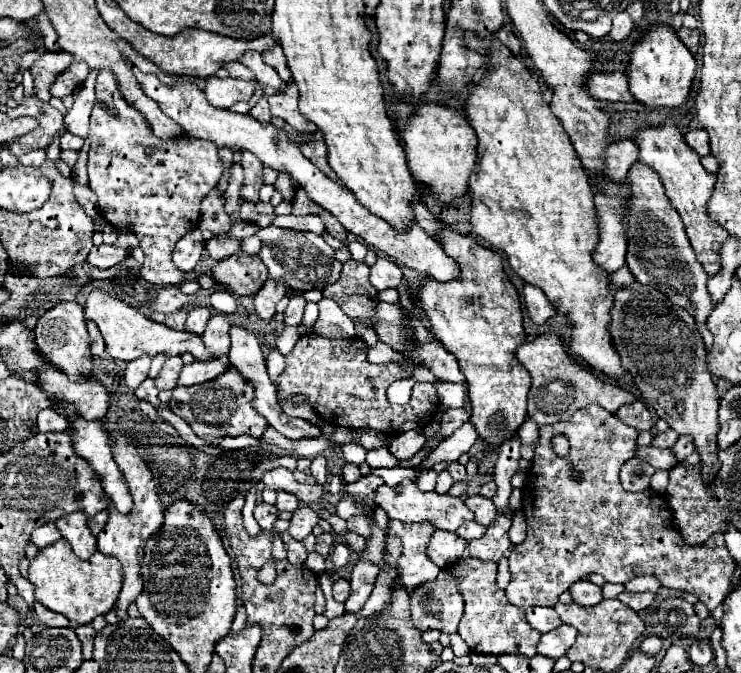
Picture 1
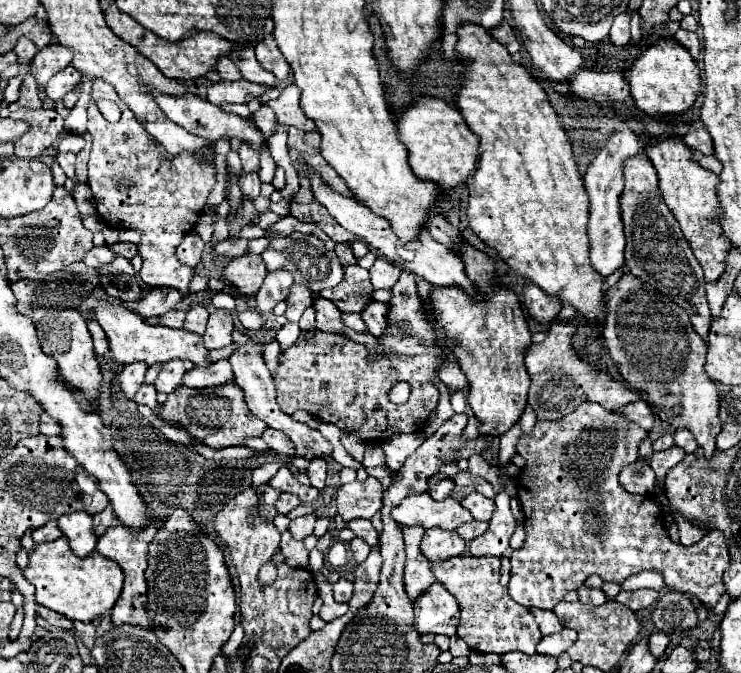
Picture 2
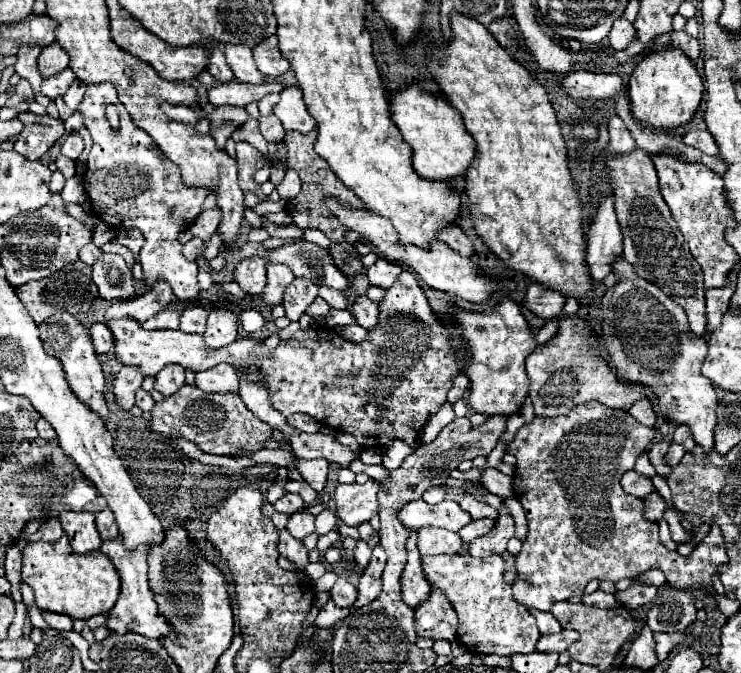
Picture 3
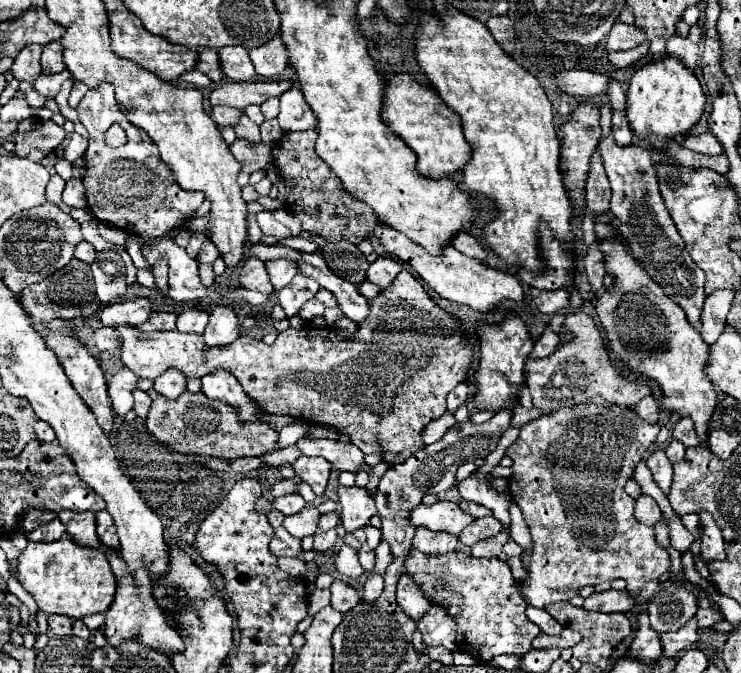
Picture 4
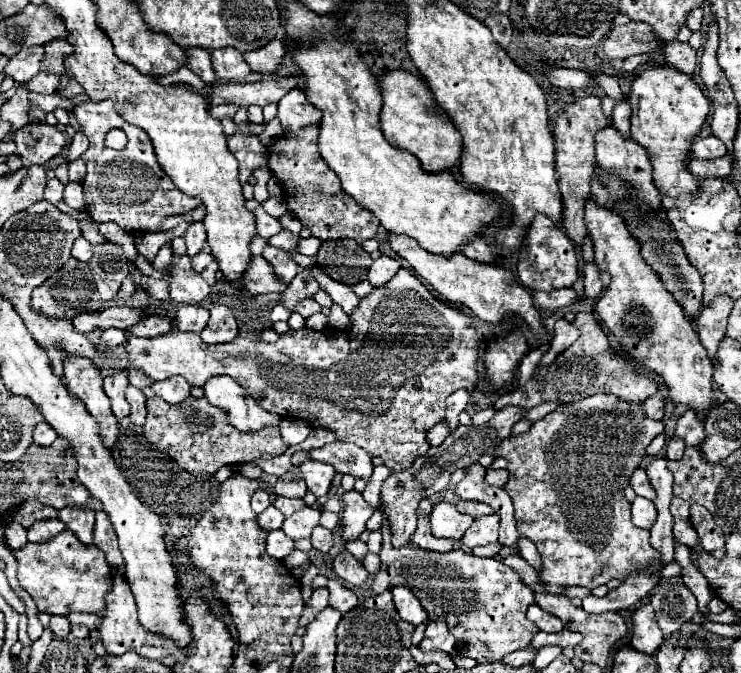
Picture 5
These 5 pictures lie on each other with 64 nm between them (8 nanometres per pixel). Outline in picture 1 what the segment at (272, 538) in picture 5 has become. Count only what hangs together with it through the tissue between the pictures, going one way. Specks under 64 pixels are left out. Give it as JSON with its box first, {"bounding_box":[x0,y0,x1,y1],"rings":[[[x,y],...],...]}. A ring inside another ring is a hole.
{"bounding_box":[282,532,308,566],"rings":[[[284,532],[284,534],[282,534],[282,542],[284,542],[286,552],[288,552],[288,558],[286,558],[286,560],[288,560],[290,564],[302,566],[302,564],[306,562],[306,556],[308,556],[308,552],[306,552],[304,544],[302,544],[302,542],[298,542],[298,540],[294,540],[288,532]]]}

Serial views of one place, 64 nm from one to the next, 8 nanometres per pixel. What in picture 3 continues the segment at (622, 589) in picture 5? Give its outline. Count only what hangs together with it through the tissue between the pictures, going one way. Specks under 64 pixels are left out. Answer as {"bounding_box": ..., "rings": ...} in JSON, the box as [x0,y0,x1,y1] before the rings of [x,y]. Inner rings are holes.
{"bounding_box":[582,590,622,608],"rings":[[[596,590],[592,594],[582,594],[582,602],[588,606],[596,606],[596,608],[616,608],[622,606],[622,602],[616,598],[614,592],[602,592]]]}

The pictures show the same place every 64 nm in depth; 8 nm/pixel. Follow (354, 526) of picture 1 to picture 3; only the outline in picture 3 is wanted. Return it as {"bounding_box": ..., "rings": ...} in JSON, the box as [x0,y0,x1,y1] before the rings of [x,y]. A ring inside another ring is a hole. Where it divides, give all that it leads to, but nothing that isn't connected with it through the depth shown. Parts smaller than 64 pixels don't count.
{"bounding_box":[358,522,379,548],"rings":[[[364,522],[358,526],[358,532],[360,532],[360,537],[370,548],[374,548],[376,544],[379,544],[379,533],[370,524],[370,522]]]}

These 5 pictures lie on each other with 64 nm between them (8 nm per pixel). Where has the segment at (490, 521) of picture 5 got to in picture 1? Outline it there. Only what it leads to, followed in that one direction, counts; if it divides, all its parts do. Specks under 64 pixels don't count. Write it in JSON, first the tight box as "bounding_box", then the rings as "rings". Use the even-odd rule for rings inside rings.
{"bounding_box":[456,522,486,540],"rings":[[[468,522],[468,524],[462,524],[458,530],[456,530],[456,534],[458,536],[462,536],[464,540],[474,540],[474,538],[480,538],[480,536],[484,536],[484,532],[486,532],[486,526],[482,526],[482,524],[478,524],[478,522]]]}

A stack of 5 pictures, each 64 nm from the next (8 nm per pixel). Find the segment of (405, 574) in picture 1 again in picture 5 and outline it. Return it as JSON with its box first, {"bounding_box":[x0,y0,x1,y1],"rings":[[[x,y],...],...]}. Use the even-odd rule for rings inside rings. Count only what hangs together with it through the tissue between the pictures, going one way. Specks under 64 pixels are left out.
{"bounding_box":[392,588,428,626],"rings":[[[394,588],[392,590],[392,600],[394,600],[394,606],[396,606],[400,618],[406,620],[408,624],[418,626],[422,622],[428,622],[426,610],[420,606],[420,602],[410,592],[410,588]]]}

